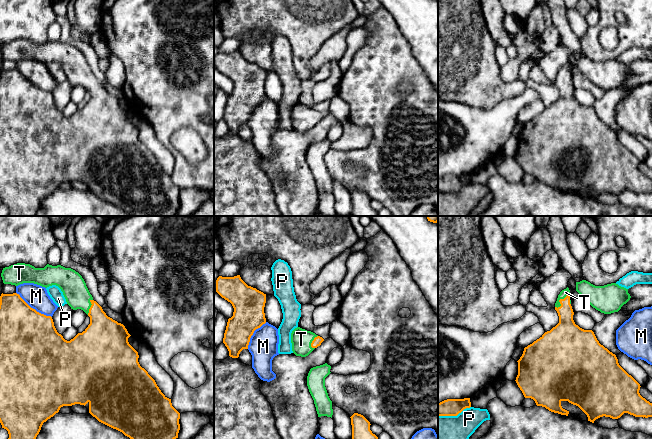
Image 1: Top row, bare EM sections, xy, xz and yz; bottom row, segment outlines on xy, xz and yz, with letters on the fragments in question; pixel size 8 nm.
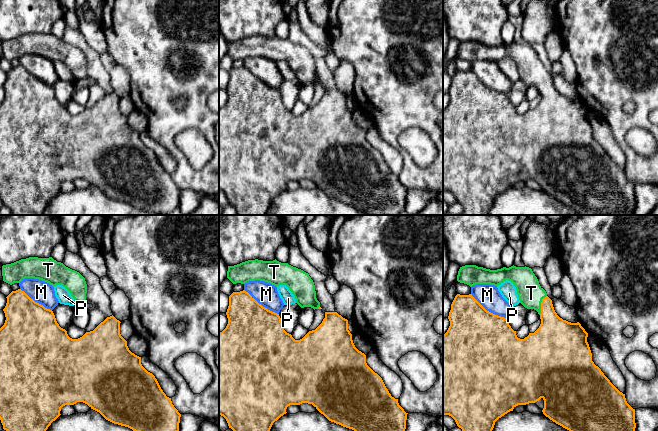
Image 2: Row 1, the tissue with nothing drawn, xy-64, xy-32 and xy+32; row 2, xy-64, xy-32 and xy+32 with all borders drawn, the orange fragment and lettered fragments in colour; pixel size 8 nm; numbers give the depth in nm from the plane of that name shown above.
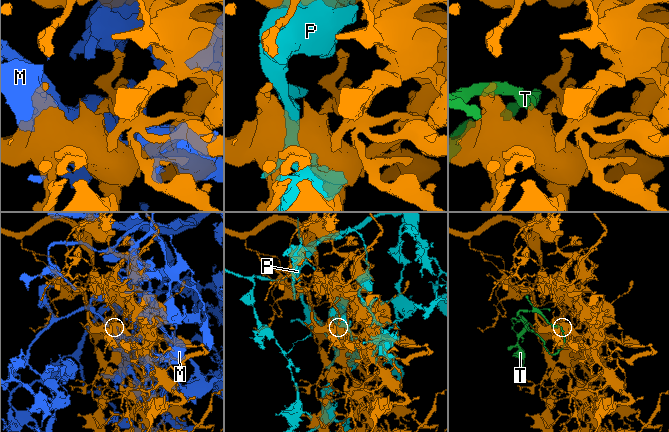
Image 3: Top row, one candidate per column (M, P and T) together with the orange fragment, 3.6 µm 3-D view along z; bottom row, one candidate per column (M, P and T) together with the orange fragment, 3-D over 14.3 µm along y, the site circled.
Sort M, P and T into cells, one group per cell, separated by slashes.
M / P / T

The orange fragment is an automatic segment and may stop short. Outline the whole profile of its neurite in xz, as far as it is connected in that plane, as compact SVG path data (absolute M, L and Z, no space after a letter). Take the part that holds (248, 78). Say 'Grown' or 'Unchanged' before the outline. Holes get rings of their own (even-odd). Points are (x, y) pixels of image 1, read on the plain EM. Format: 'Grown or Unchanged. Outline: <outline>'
Unchanged. Outline: M240 51L219 52L216 56L216 68L234 84L233 92L227 98L223 119L229 132L238 134L243 125L248 125L254 107L266 99L266 70L248 62Z

